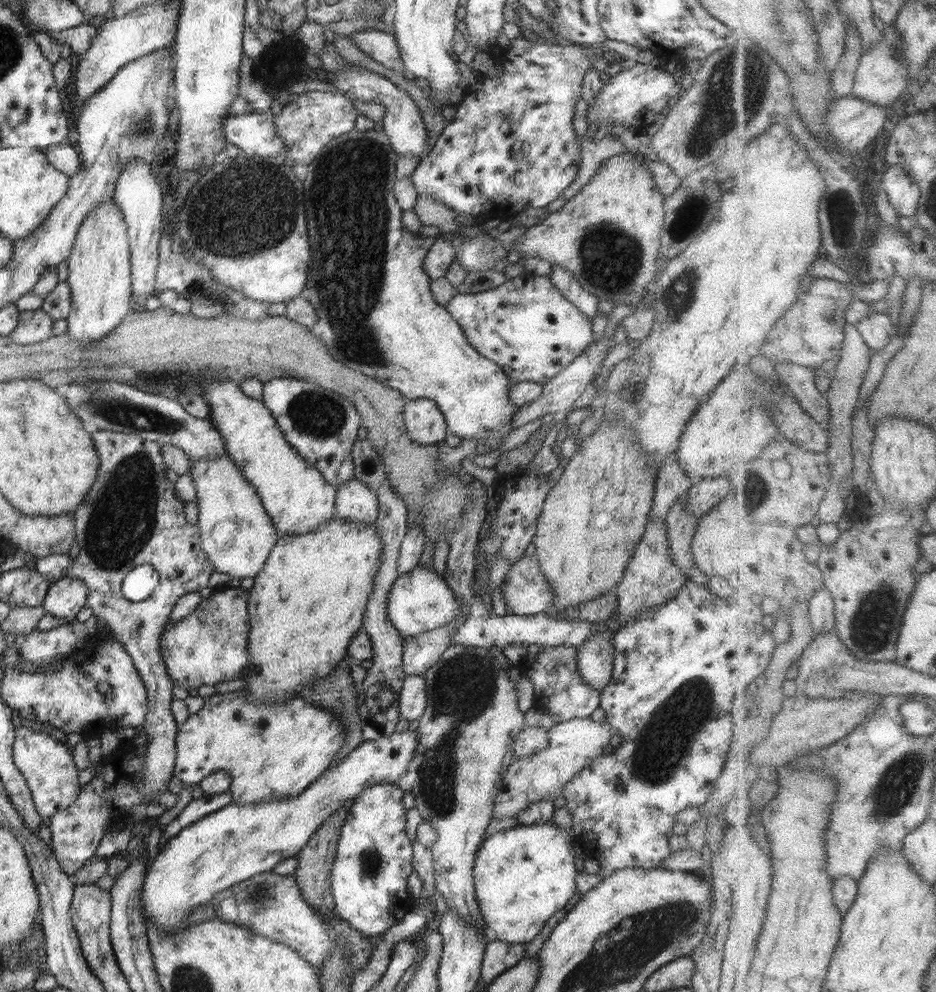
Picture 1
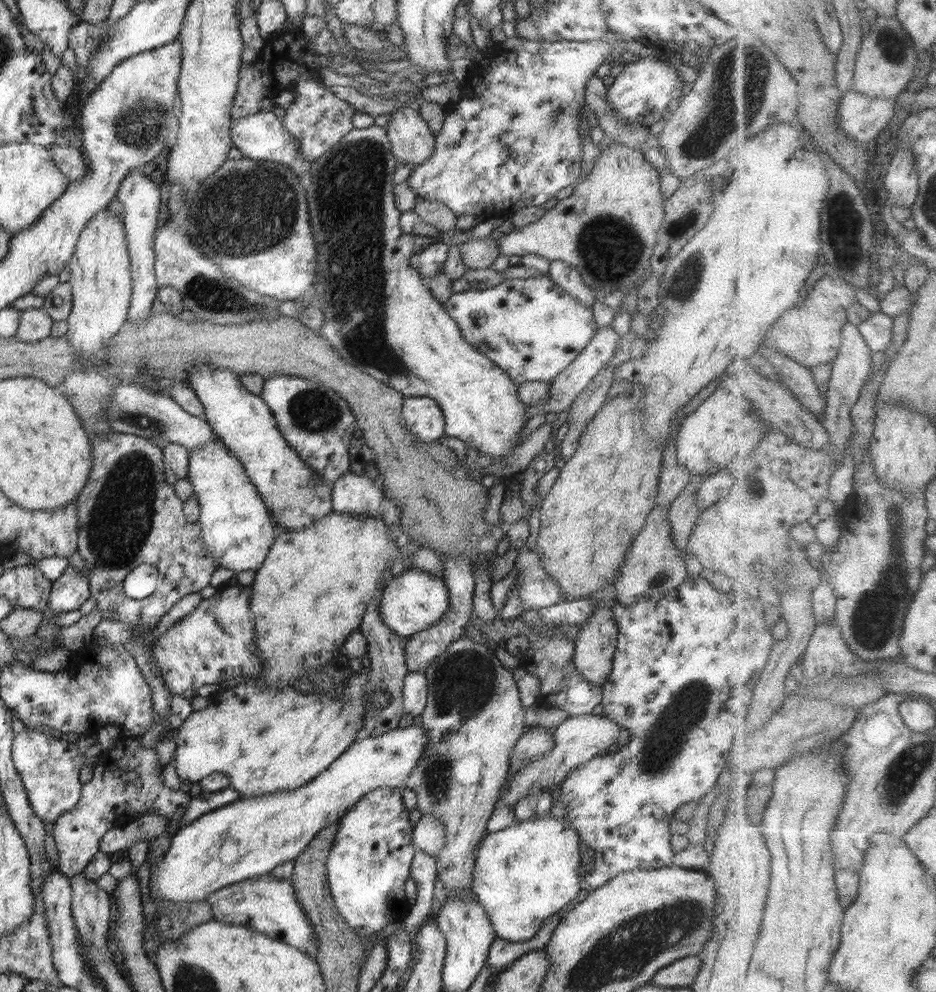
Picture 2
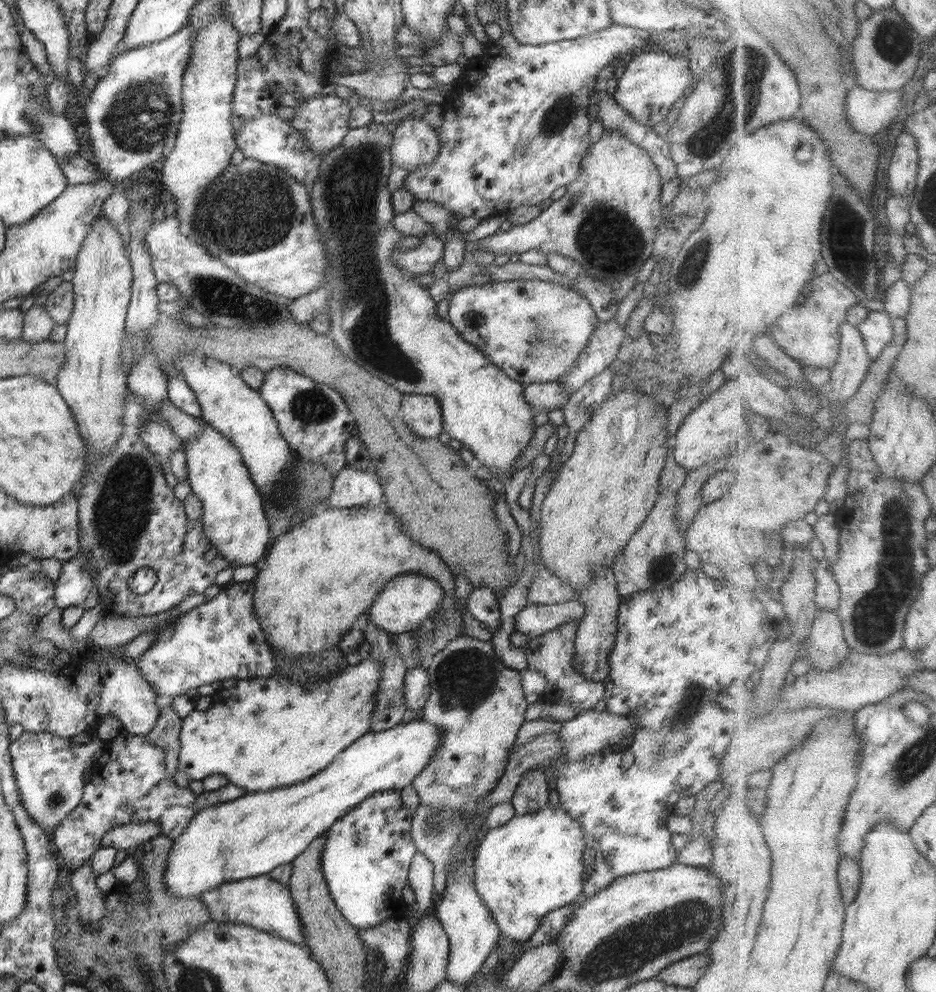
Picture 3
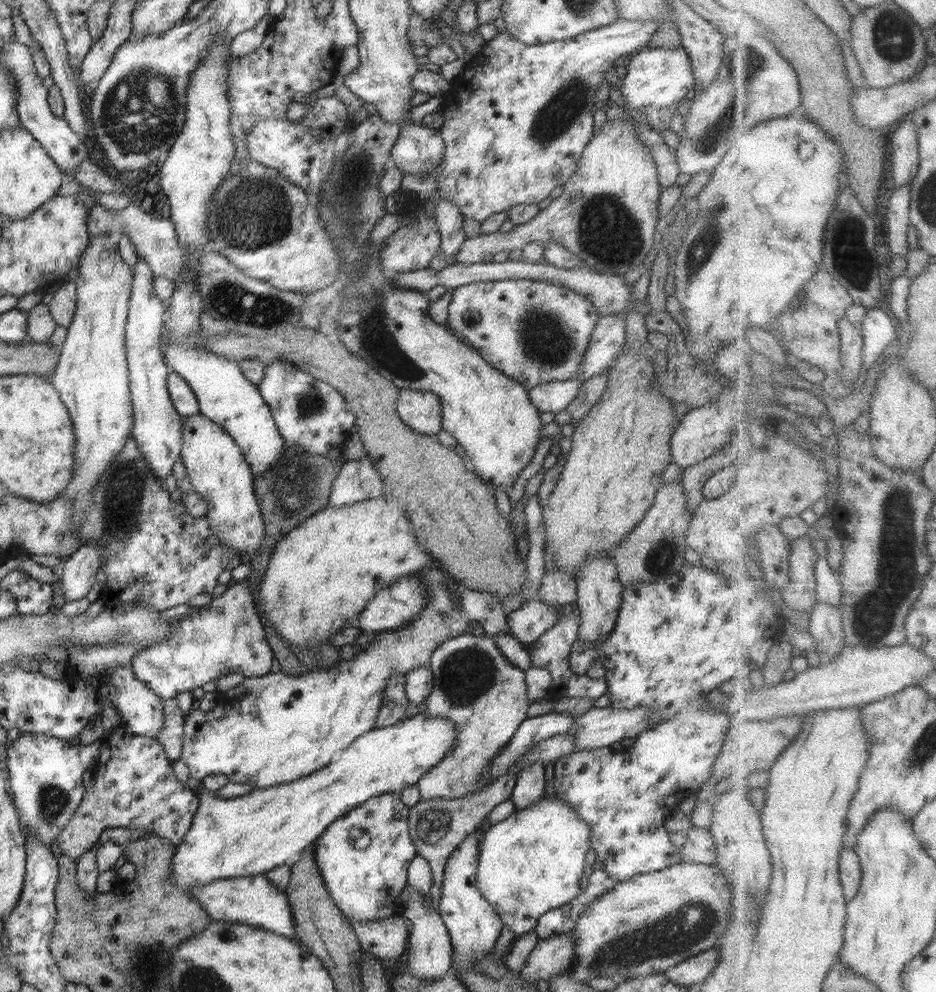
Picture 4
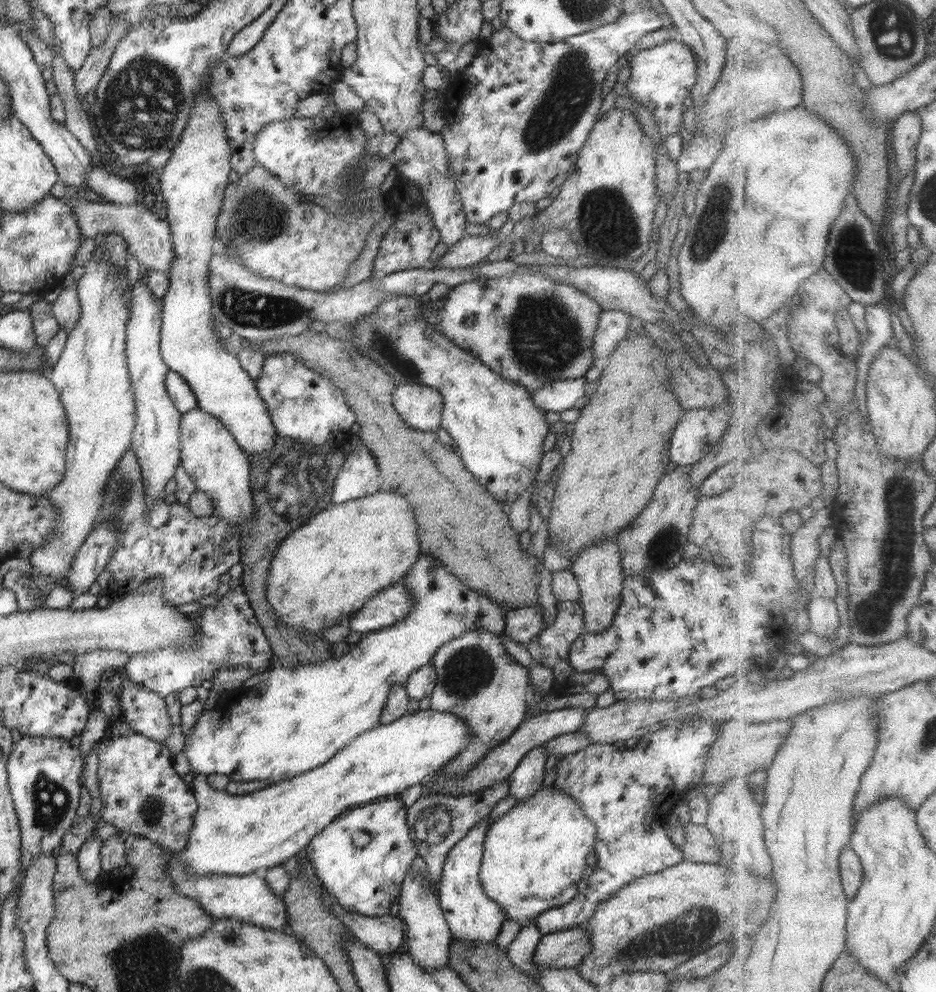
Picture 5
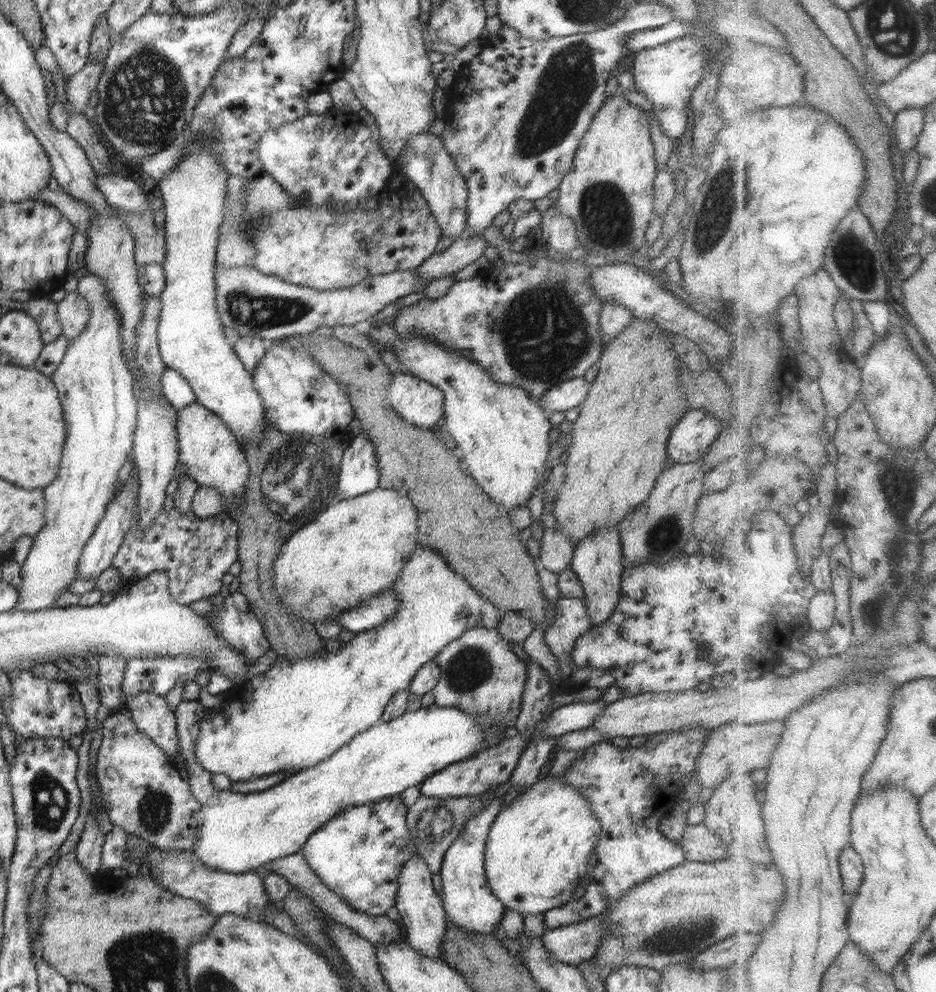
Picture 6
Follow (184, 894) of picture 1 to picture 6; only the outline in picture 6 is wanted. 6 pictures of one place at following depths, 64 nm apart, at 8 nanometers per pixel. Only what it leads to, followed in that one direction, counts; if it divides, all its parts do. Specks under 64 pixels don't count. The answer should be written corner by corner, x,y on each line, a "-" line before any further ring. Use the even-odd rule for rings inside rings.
183,699
175,711
179,754
184,756
192,794
201,804
201,823
191,854
208,868
234,874
255,872
266,862
299,853
312,832
320,830
344,808
399,796
406,788
424,783
450,764
464,761
472,753
494,746
511,735
504,732
506,728
484,731
475,722
475,717
459,709
433,704
377,723
368,731
358,734
331,757
313,768
286,777
272,788
242,794
230,789
214,788
212,773
203,770
200,762
194,758
193,745
199,736
199,725
206,711
198,700

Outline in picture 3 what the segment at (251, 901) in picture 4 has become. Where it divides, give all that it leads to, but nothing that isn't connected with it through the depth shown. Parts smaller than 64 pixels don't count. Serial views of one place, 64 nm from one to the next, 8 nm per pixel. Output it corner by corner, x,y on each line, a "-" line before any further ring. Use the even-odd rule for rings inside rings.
270,875
254,876
244,880
234,880
220,884
218,888
212,888
208,892
202,892
197,896
210,911
211,920
221,923
244,924
264,932
269,932
282,938
290,940
292,944
306,946
304,938
304,927
298,917
296,905
290,894
289,883
281,883
270,877

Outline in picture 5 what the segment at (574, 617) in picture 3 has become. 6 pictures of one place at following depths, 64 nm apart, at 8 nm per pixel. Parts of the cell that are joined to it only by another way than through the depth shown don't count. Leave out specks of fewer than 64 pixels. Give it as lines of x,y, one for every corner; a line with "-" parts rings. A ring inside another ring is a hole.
530,605
506,612
503,635
509,636
514,641
527,644
544,629
544,613
541,605

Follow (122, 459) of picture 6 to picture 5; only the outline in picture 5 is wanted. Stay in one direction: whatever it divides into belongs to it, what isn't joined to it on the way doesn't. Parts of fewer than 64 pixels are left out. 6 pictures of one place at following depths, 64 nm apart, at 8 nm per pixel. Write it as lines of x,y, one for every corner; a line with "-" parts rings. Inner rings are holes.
93,252
92,258
84,266
84,275
75,283
80,302
80,319
74,329
68,333
60,359
46,374
46,377
56,387
60,402
66,411
70,440
66,446
64,478
56,488
52,488
46,494
55,508
59,510
58,523
60,526
52,532
48,544
44,544
42,548
34,548
28,558
34,571
34,574
28,576
32,579
32,591
42,601
42,606
47,600
50,590
56,586
58,578
66,578
76,551
92,532
96,515
100,513
102,491
110,479
110,473
118,465
120,457
131,448
132,433
136,426
136,406
125,353
129,319
127,296
125,296
127,288
124,285
126,277
122,277
123,274
117,270
117,266
111,266
109,262
101,262
102,260
103,258
97,258
97,252

